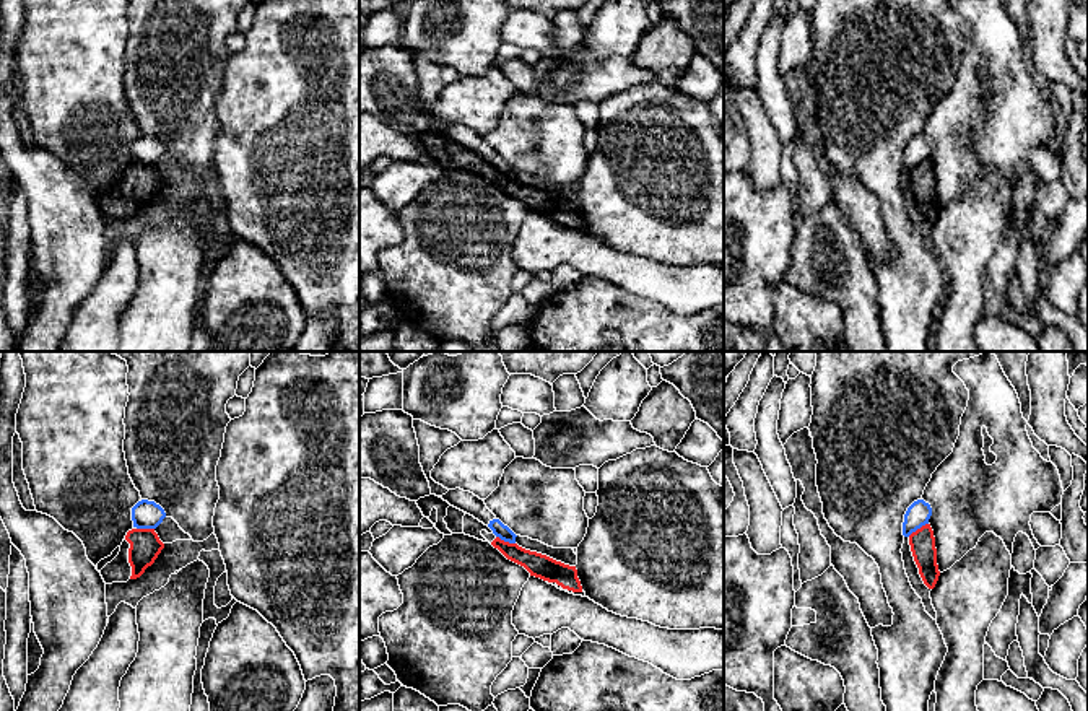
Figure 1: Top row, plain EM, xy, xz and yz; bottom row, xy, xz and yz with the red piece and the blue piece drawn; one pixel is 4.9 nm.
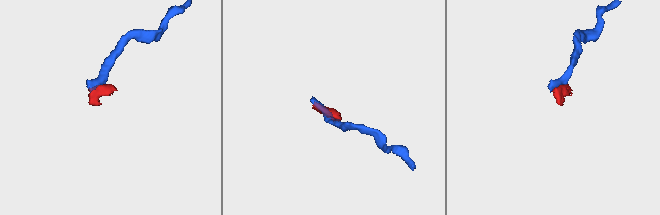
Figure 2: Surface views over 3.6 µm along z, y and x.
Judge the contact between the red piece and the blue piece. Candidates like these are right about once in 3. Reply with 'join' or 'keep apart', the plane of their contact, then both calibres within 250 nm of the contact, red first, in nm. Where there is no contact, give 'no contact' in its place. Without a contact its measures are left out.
keep apart; contact in yz; calibres 130 and 120 nm

